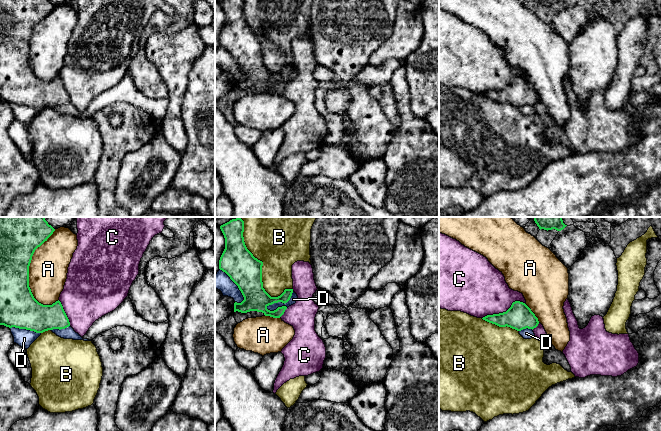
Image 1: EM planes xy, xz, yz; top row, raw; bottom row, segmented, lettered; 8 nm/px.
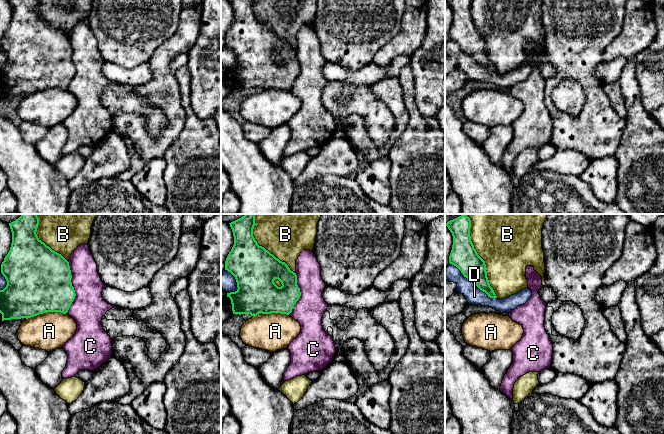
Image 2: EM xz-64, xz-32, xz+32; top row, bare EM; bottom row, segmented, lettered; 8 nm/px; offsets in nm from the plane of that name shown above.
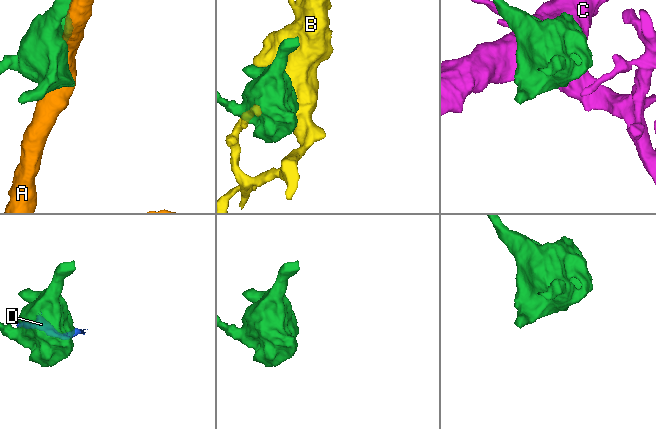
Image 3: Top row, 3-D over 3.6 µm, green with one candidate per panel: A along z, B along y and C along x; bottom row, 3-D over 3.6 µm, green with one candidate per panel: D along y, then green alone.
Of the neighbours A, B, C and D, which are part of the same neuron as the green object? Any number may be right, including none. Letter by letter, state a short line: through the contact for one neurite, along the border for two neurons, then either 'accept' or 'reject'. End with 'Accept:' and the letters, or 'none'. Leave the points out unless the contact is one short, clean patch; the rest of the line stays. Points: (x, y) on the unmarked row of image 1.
A: reject
B: reject
C: reject
D: reject
Accept: none

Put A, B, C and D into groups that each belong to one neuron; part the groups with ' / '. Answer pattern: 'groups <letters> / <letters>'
groups A / B / C / D

